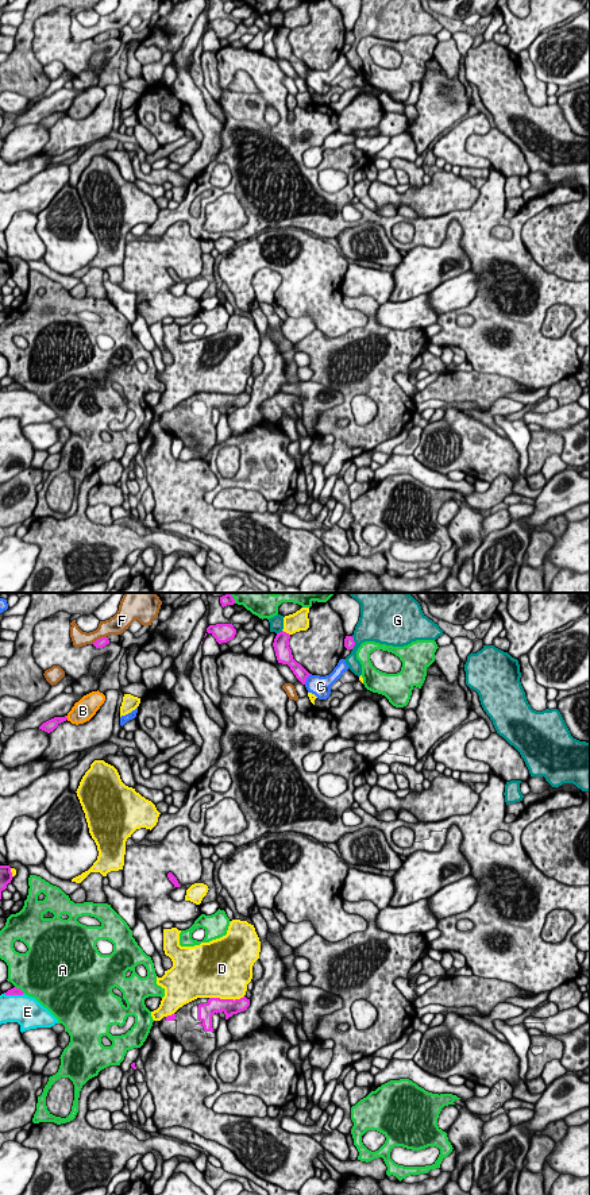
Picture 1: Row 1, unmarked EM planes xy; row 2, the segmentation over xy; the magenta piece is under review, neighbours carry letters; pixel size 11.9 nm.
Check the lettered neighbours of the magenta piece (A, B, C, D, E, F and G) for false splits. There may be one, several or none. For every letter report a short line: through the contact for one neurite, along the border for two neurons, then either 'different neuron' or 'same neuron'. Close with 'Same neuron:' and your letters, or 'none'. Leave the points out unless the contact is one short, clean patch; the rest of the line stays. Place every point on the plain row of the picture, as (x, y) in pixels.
A: different neuron
B: different neuron
C: different neuron
D: different neuron
E: different neuron
F: different neuron
G: different neuron
Same neuron: none

